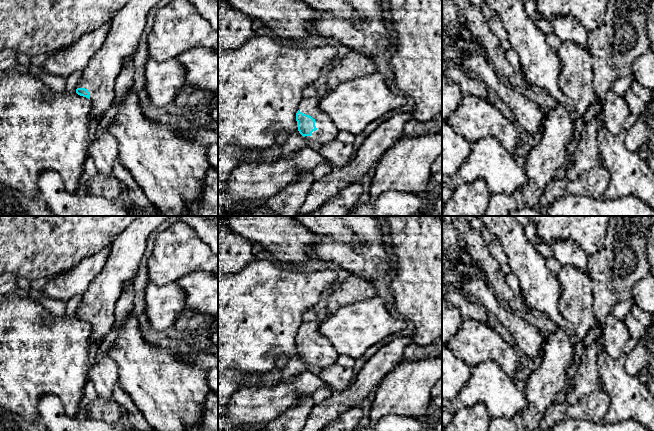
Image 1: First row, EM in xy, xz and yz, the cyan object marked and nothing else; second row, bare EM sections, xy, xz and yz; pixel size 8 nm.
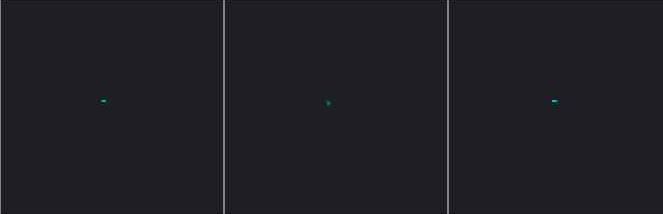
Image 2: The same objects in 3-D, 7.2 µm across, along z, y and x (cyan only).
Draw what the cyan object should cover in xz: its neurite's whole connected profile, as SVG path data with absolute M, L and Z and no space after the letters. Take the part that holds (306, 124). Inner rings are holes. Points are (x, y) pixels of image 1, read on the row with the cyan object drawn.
M303 98L296 113L299 133L306 139L321 145L337 139L338 128L328 115L320 110L317 98Z

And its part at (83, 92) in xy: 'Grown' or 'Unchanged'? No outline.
Grown

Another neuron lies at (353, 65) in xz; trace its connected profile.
M351 51L328 67L324 75L327 78L328 87L331 89L344 81L374 74L376 72L377 67L374 64L373 59L358 52Z

